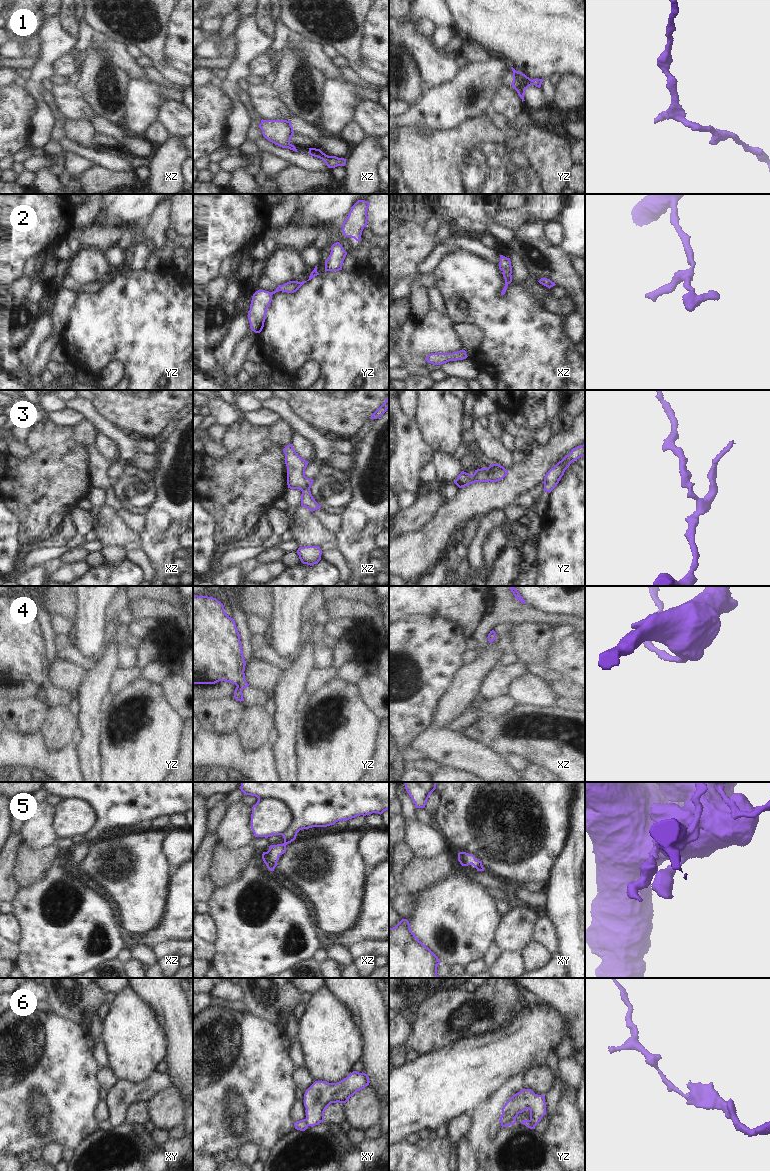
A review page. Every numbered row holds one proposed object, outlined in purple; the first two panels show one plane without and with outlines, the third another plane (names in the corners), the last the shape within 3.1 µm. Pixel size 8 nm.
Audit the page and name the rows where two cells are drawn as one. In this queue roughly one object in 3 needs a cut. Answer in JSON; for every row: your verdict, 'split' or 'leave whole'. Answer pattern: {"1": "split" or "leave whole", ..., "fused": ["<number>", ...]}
{"1": "leave whole", "2": "leave whole", "3": "leave whole", "4": "split", "5": "leave whole", "6": "split", "fused": ["4", "6"]}

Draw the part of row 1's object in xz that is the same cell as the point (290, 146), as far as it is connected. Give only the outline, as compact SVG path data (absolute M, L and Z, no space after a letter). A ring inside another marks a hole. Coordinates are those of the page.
M261 120L259 128L263 136L270 142L282 148L288 148L298 152L296 147L290 143L294 134L291 121L287 120Z

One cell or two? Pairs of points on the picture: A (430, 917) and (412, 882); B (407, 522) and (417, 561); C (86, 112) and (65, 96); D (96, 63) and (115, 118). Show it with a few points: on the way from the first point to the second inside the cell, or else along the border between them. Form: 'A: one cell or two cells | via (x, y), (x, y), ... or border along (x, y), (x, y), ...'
A: two cells | border along (439, 882), (414, 896)
B: two cells | border along (430, 520), (416, 531), (405, 533), (399, 537)
C: one cell | via (81, 110), (70, 101)
D: one cell | via (96, 78), (96, 98), (101, 107)

